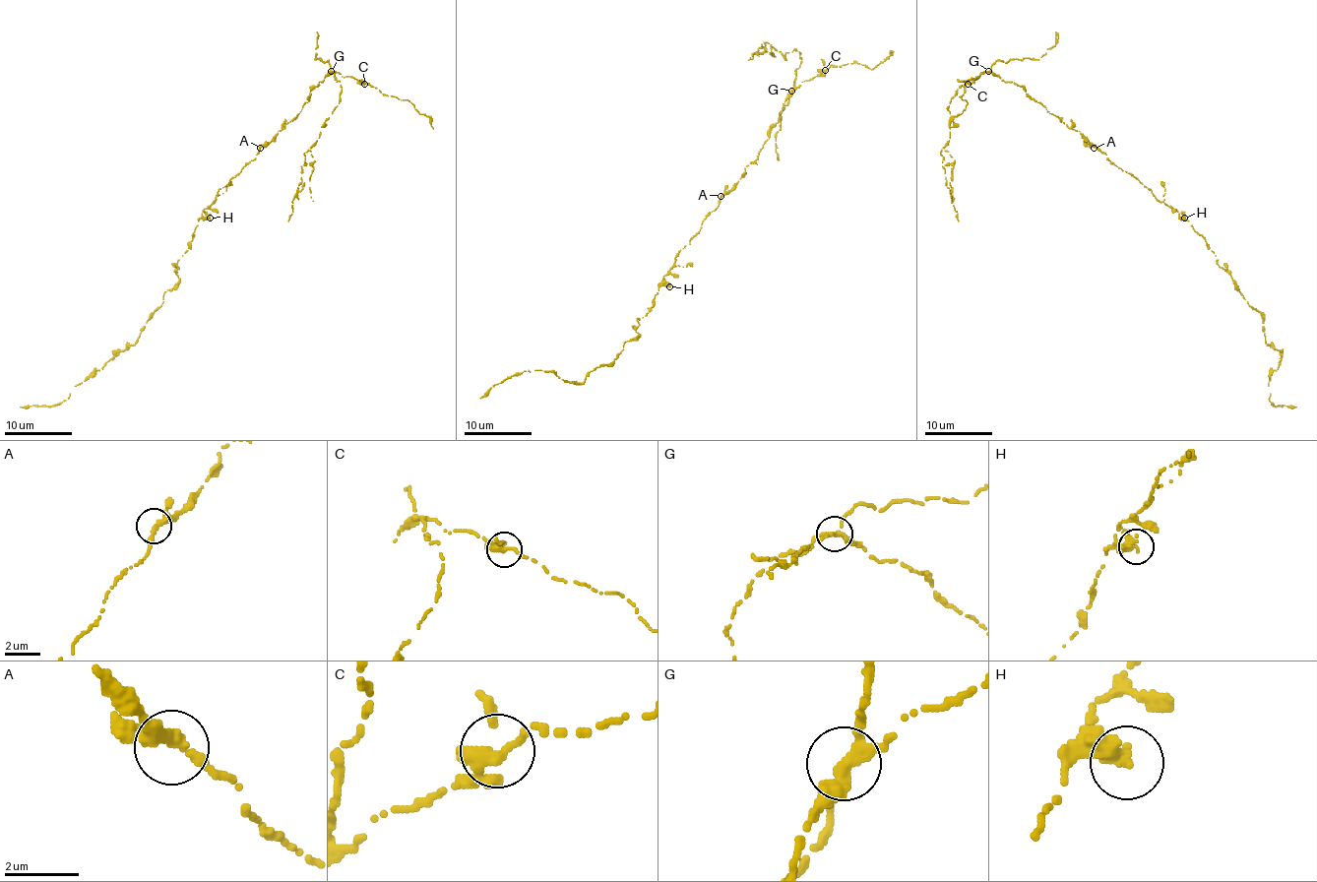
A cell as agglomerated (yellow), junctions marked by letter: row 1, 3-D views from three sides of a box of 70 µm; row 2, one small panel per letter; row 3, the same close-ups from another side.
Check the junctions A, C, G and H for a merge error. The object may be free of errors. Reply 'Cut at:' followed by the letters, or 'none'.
Cut at: G

